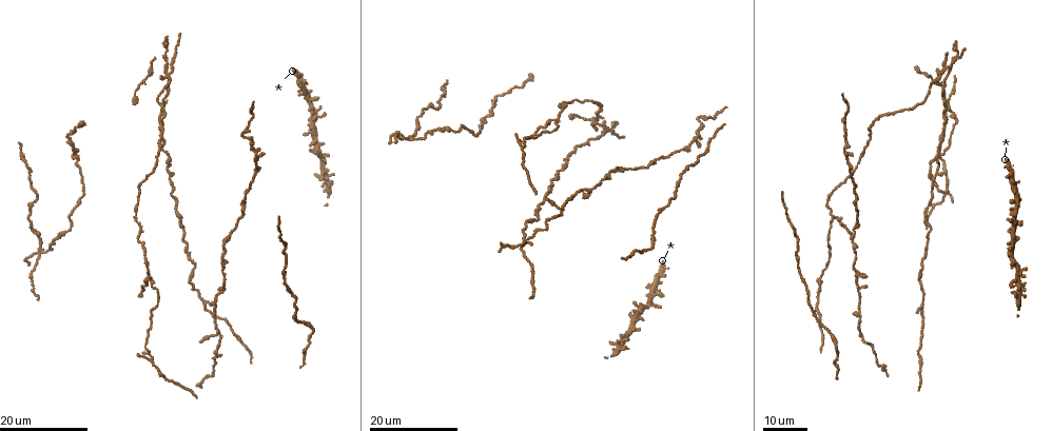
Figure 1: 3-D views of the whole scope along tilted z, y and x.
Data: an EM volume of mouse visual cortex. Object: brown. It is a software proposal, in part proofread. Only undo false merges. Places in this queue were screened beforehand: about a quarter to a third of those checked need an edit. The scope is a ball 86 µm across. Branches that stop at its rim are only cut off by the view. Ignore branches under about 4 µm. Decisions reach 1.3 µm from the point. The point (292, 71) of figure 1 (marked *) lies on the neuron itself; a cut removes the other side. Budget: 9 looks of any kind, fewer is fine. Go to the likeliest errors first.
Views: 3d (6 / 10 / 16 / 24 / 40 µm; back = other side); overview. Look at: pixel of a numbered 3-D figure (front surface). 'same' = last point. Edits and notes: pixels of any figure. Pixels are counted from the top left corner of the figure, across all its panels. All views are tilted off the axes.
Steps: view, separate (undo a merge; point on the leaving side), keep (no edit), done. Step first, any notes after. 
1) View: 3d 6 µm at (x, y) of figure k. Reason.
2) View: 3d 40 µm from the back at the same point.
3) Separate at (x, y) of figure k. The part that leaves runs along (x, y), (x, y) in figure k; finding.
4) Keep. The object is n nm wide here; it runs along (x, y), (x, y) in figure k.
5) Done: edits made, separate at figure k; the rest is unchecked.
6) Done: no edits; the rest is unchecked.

View: 3d 16 µm at (39, 250) of figure 1. Four arms meet.

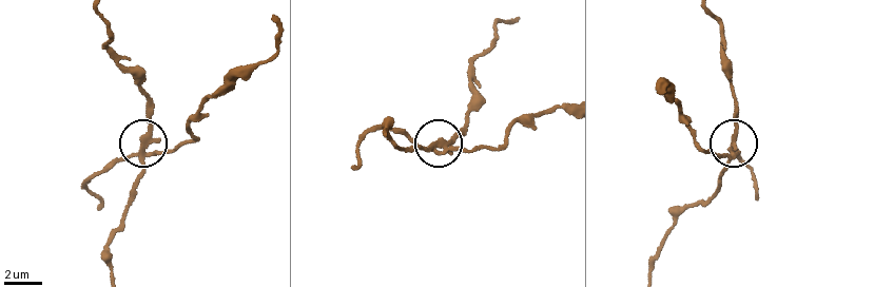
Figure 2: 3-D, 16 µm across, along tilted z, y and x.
View: 3d 6 µm at (440, 142) of figure 2.

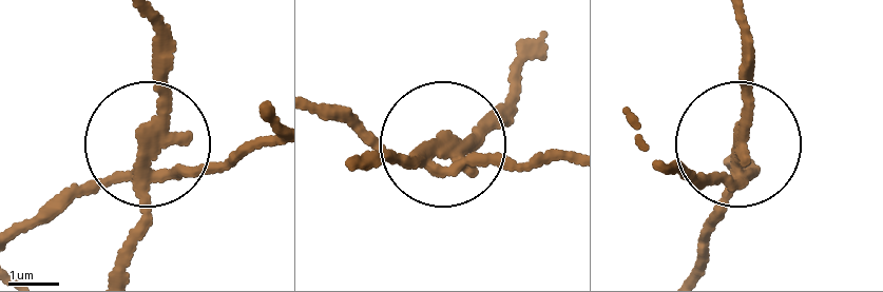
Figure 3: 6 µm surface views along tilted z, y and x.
Separate at (71, 201) of figure 3. The side arm is 13 µm long; 4 arms meet here; two neurons meet here.

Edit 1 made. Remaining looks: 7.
View: 3d 16 µm at (857, 314) of figure 1. Three-way junction.

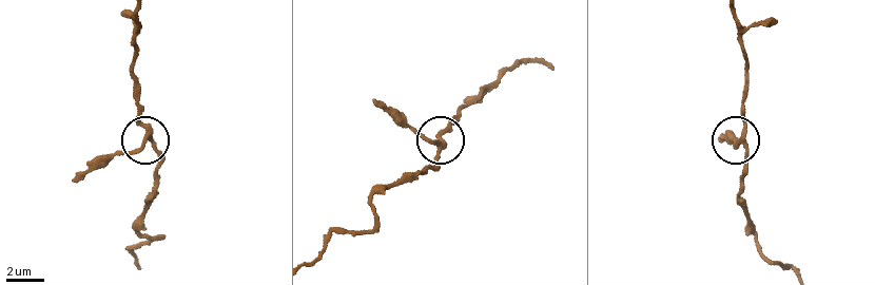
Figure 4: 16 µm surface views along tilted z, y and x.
View: 3d 10 µm at (737, 142) of figure 4.

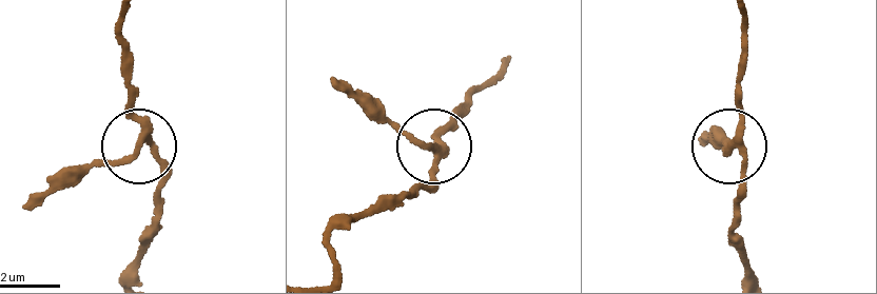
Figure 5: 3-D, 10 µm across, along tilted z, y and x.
Keep. The object is 190 nm wide here; all the same neuron.

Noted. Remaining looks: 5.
View: 3d 24 µm at (174, 64) of figure 1. Looks like a crossing.

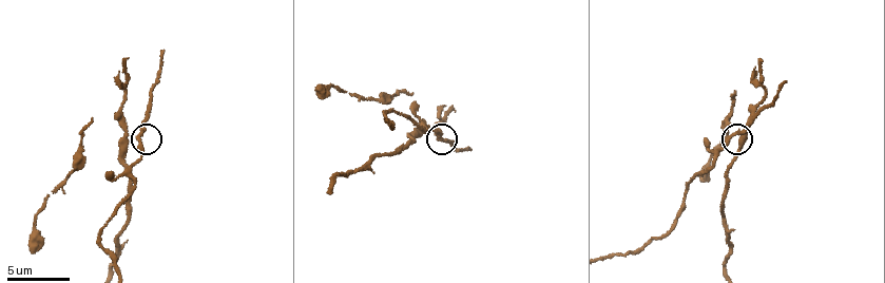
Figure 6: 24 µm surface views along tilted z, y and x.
View: 3d 10 µm at (737, 134) of figure 6.

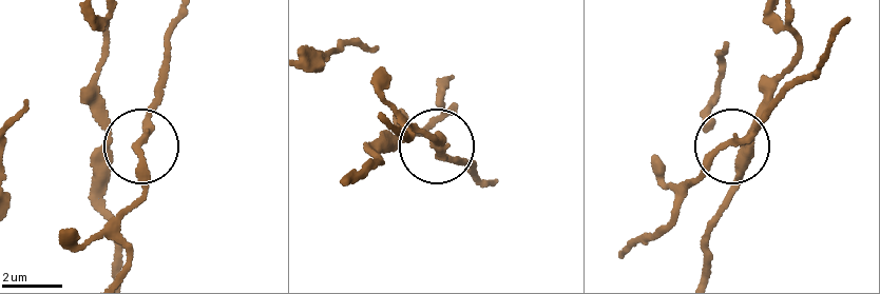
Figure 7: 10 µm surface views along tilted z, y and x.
Keep. 4 arms meet here; all the same neuron.

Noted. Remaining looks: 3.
View: 3d 24 µm at (832, 216) of figure 1. Three arms meet.

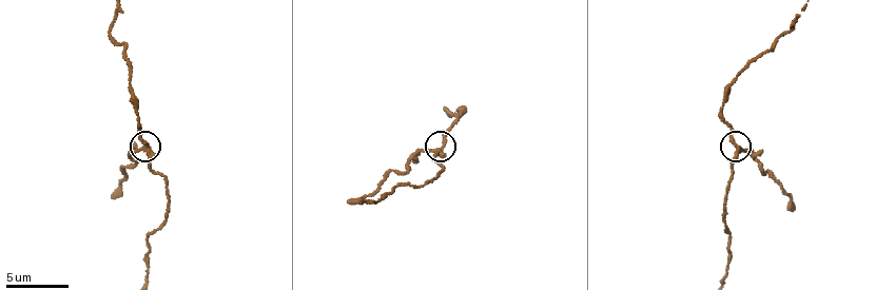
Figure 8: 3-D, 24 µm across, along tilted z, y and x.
View: 3d 6 µm at (145, 151) of figure 8.

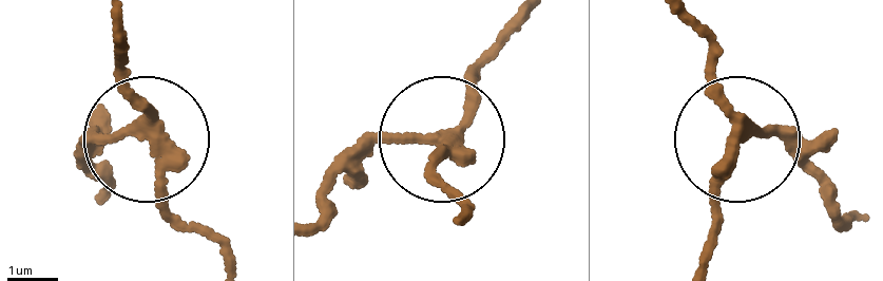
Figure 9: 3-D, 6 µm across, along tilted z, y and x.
View: 3d 6 µm from the back at (737, 137) of figure 9.

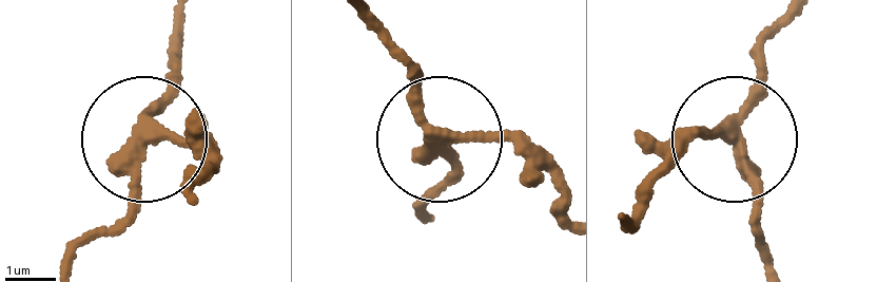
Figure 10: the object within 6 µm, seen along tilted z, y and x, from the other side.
Separate at (509, 138) of figure 10. The object is 250 nm wide here; the part that leaves runs along (435, 139), (499, 140), (565, 198) in figure 10; two neurons meet here.

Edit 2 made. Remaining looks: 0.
Done: edits made, separate at figure 3, separate at figure 10; the rest is unchecked.

